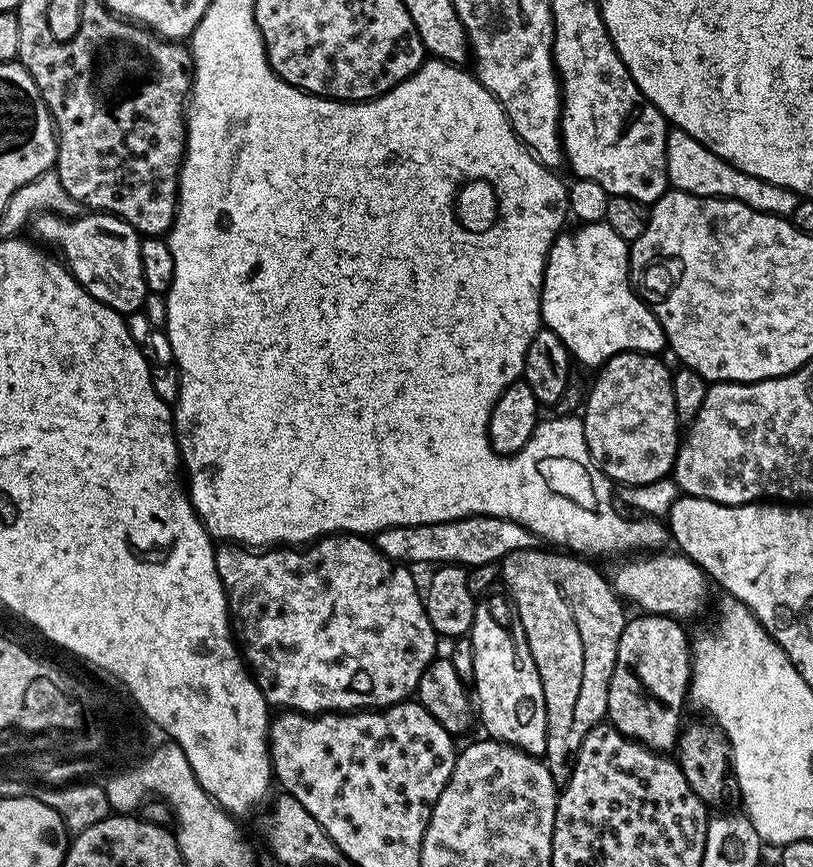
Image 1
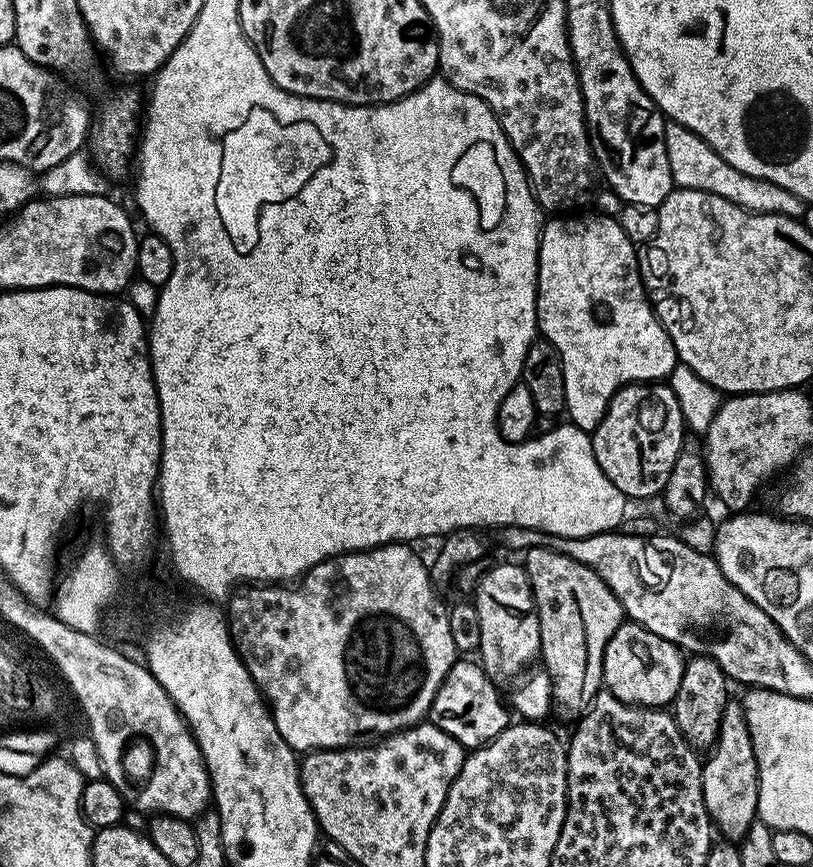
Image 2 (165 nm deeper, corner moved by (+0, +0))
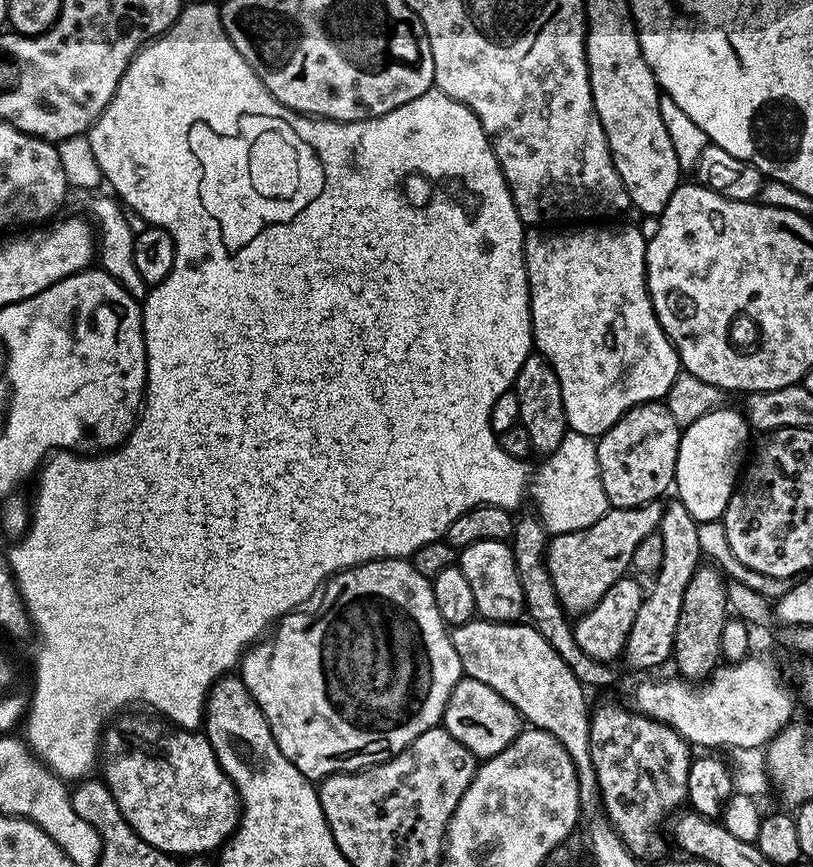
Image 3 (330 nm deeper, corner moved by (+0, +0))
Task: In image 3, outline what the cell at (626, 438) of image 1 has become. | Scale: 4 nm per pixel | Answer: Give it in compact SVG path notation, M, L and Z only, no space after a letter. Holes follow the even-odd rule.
M653 402L650 404L641 404L639 408L631 408L611 430L605 432L603 436L599 437L599 439L595 441L596 461L600 467L602 486L608 495L609 505L613 508L643 508L646 504L659 501L661 499L659 496L662 495L667 488L669 491L669 489L673 487L676 479L676 459L678 458L678 450L680 449L681 435L682 429L679 424L674 422L674 418L669 414L667 407L665 407L663 403Z

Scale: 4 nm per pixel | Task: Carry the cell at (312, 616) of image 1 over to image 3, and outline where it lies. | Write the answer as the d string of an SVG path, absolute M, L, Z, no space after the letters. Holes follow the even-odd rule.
M411 559L368 560L365 564L337 572L323 585L315 604L316 609L313 612L297 610L280 617L270 634L245 651L238 665L238 676L244 681L248 693L262 710L280 753L307 780L319 782L326 776L333 776L339 772L359 772L371 765L389 760L391 756L398 755L403 748L410 747L426 730L437 727L444 719L444 707L448 705L450 694L456 688L456 683L464 676L464 667L452 645L449 625L445 624L442 614L438 614L438 602L434 598L432 580L418 571Z

